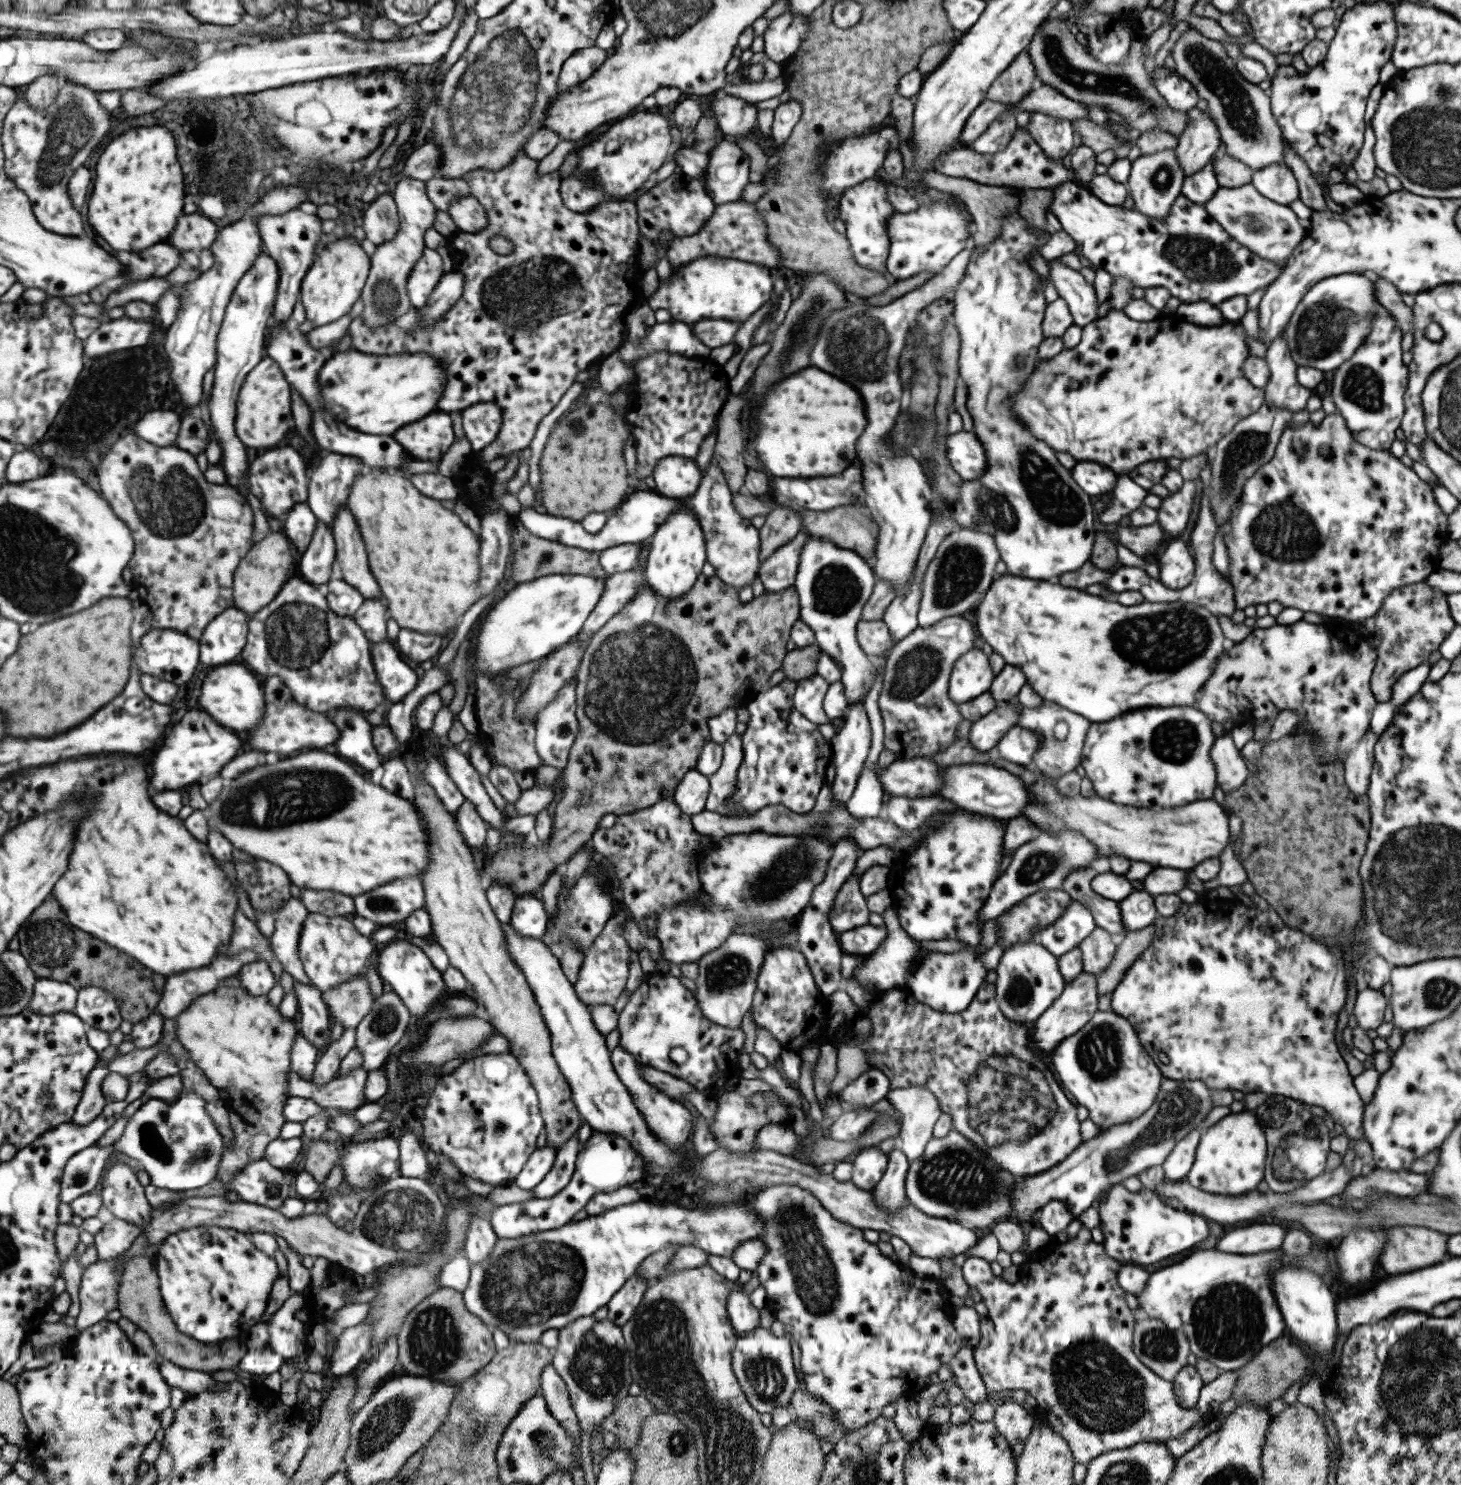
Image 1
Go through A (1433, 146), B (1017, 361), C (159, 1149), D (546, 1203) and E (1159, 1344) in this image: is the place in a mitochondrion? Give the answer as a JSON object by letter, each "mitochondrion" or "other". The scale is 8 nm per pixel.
{"A":"mitochondrion","B":"mitochondrion","C":"mitochondrion","D":"other","E":"mitochondrion"}

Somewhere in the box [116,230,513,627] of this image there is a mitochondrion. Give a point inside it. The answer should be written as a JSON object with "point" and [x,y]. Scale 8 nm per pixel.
{"point":[169,503]}

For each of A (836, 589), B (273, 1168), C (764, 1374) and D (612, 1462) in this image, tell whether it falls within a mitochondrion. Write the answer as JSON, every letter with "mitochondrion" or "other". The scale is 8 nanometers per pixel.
{"A":"mitochondrion","B":"other","C":"mitochondrion","D":"other"}

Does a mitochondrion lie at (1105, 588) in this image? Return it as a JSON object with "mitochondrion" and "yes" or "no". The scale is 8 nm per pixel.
{"mitochondrion":"no"}

